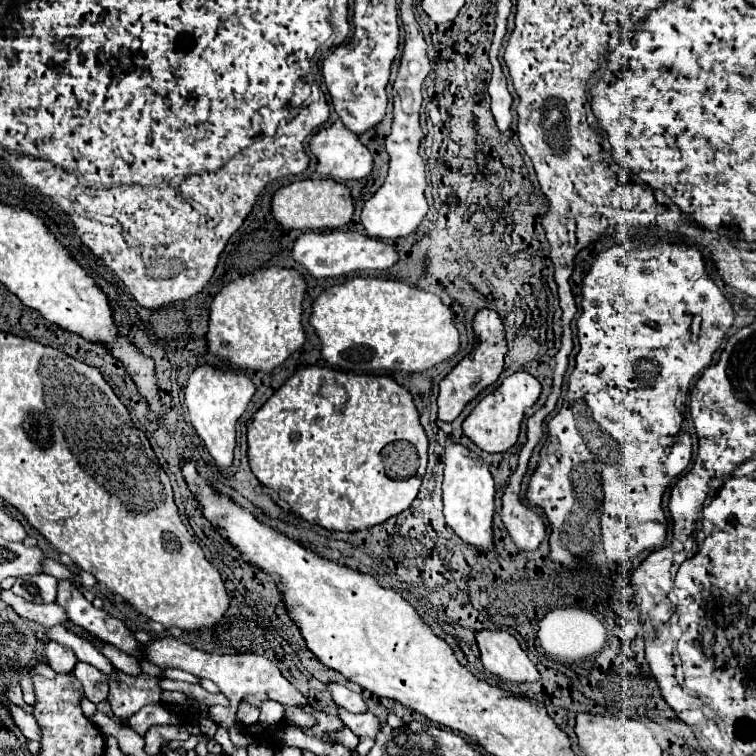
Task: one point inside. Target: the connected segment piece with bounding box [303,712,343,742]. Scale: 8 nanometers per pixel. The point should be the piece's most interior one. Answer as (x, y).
(325, 723)

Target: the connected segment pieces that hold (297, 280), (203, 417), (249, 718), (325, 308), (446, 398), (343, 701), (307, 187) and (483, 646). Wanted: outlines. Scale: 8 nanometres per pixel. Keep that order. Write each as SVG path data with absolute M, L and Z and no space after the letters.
M261 268L227 284L211 304L209 352L231 362L233 368L273 372L305 342L301 304L307 282L295 268Z
M203 364L193 370L185 386L185 404L189 408L191 422L205 442L205 448L215 458L221 468L229 468L233 464L233 450L235 450L235 424L241 414L247 410L251 398L255 394L255 384L247 374L241 370L231 368L215 368Z
M241 702L235 716L237 716L237 722L239 722L239 724L251 726L251 724L257 724L257 720L259 720L259 710L253 708L253 706L249 706L247 702Z
M353 278L345 284L325 288L313 304L311 326L321 340L321 354L333 366L347 372L377 372L403 370L423 372L447 360L459 350L459 332L453 324L453 312L439 296L425 292L407 282L381 278Z
M479 310L475 316L475 322L473 322L473 328L475 328L475 348L473 348L471 356L461 360L451 370L451 374L447 374L441 380L441 386L439 386L439 400L437 400L439 402L439 420L443 420L443 422L453 422L463 412L463 408L481 390L495 384L499 380L501 372L505 370L503 358L505 358L507 346L505 346L505 328L503 328L501 318L491 310Z
M329 684L329 692L333 694L333 700L337 706L341 706L347 712L367 712L367 704L363 702L361 694L351 692L349 688L341 686L341 684Z
M301 180L289 186L283 186L275 192L271 200L275 220L285 228L299 228L299 230L335 230L343 228L351 222L355 204L351 198L351 190L337 182L337 180Z
M481 630L475 634L483 666L511 682L539 680L539 672L519 646L517 638L505 630Z

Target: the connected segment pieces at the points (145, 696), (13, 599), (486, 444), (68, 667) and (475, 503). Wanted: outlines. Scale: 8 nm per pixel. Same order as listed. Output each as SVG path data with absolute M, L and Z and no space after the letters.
M119 672L119 682L109 680L109 704L113 708L113 714L119 720L127 720L129 716L133 716L139 708L147 706L147 704L161 704L161 688L157 686L159 678L153 676L127 676L123 672Z
M1 590L1 600L9 606L15 608L15 612L25 618L25 620L33 620L45 628L53 628L53 626L67 626L69 624L69 616L67 612L57 604L35 604L35 602L27 602L21 596L15 596L11 590Z
M515 372L509 378L503 380L503 384L489 396L485 396L475 408L473 412L465 418L463 422L463 432L469 440L473 440L483 452L489 454L497 454L497 452L505 452L507 448L511 448L517 438L519 438L519 430L521 430L521 420L527 414L527 408L531 408L537 398L541 394L541 382L531 376L529 372Z
M55 642L47 644L47 660L49 660L51 668L59 674L73 672L73 668L77 664L77 656L69 648L63 648L61 644L55 644Z
M463 444L445 446L445 478L443 478L443 504L445 522L455 530L455 534L471 546L485 552L495 550L493 540L493 512L495 512L495 482L493 476L475 452L467 450Z

